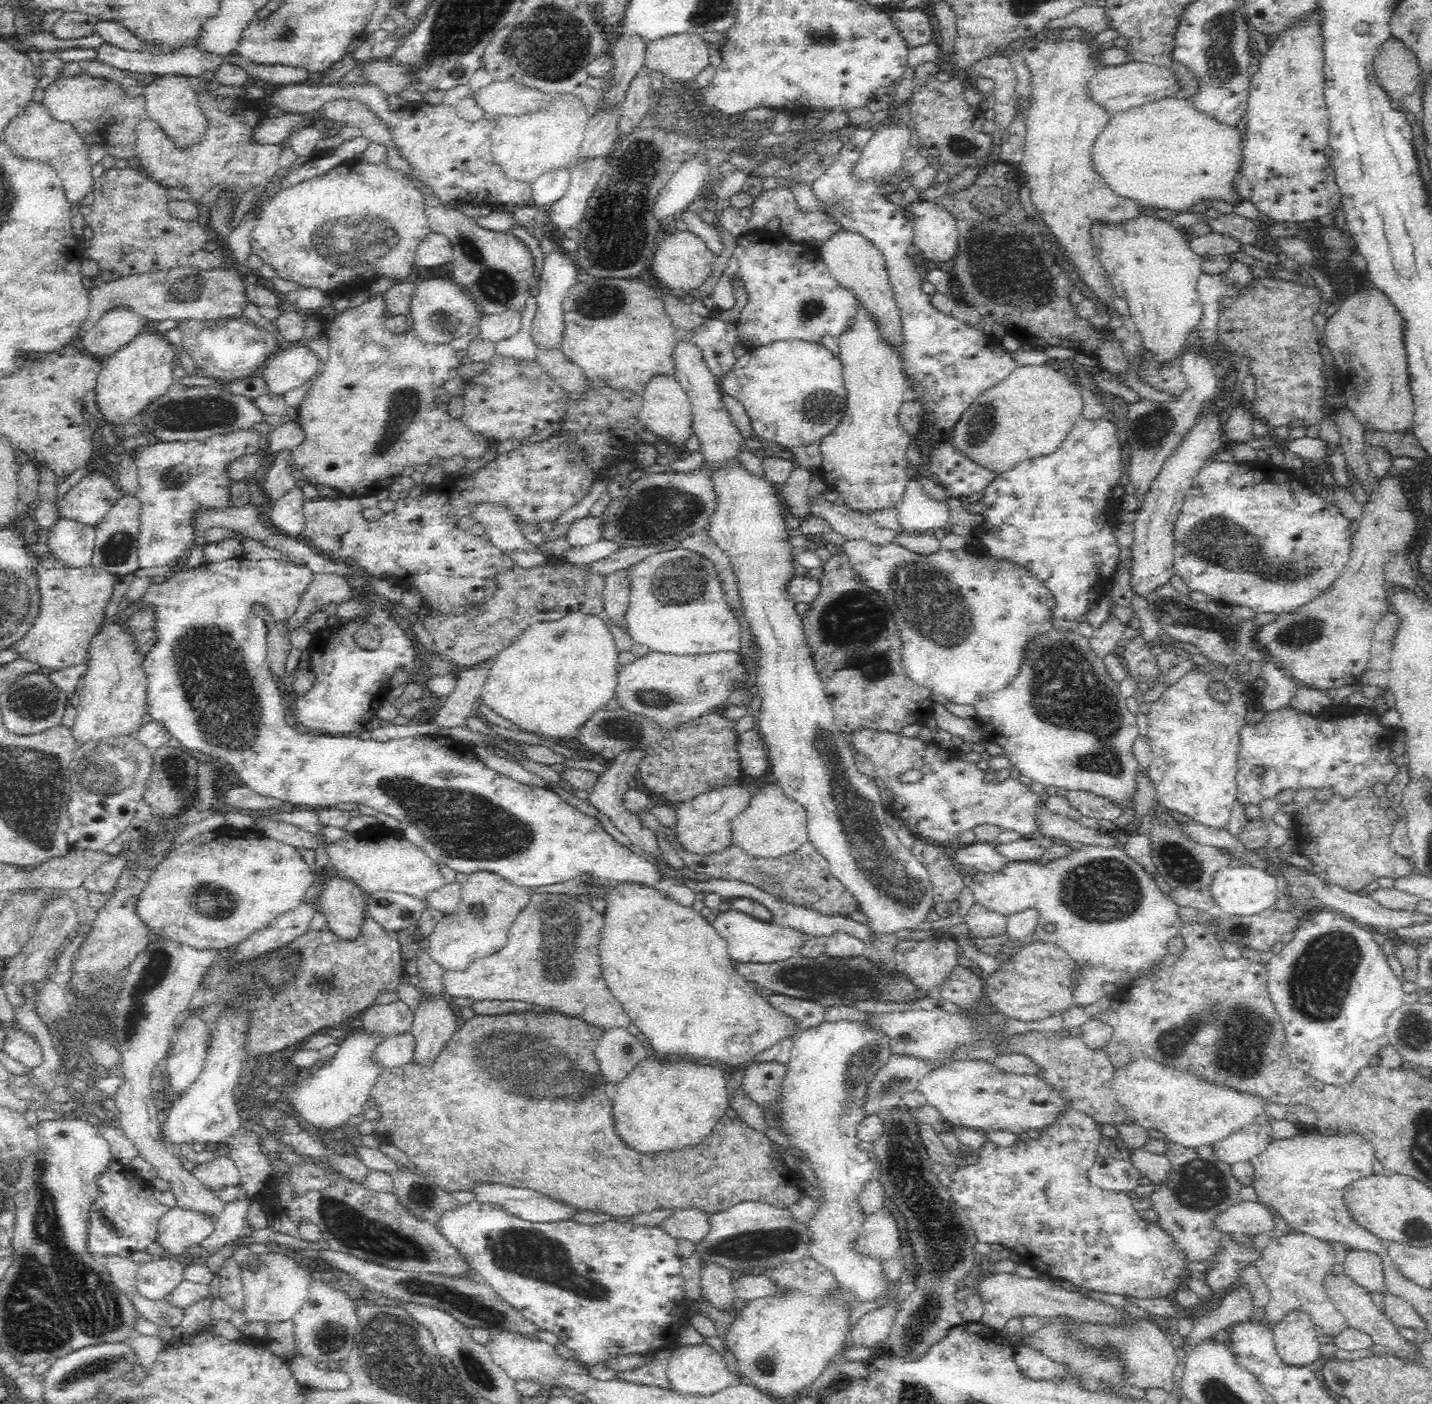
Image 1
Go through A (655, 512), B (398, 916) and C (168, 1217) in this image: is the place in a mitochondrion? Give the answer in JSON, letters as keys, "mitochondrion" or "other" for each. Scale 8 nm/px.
{"A":"mitochondrion","B":"mitochondrion","C":"other"}

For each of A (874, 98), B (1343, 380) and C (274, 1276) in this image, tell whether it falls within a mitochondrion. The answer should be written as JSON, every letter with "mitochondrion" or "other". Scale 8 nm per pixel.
{"A":"other","B":"other","C":"other"}

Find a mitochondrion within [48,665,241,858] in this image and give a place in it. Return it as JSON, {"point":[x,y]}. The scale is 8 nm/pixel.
{"point":[104,769]}

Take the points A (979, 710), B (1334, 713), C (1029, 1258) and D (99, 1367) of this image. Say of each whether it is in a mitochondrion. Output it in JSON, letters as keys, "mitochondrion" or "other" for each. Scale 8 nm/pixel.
{"A":"other","B":"other","C":"other","D":"mitochondrion"}

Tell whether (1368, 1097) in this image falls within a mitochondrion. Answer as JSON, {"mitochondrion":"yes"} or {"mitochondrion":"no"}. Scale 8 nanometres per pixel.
{"mitochondrion":"no"}

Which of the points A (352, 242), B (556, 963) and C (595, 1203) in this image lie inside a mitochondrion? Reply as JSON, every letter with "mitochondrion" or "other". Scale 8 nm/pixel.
{"A":"mitochondrion","B":"mitochondrion","C":"other"}

